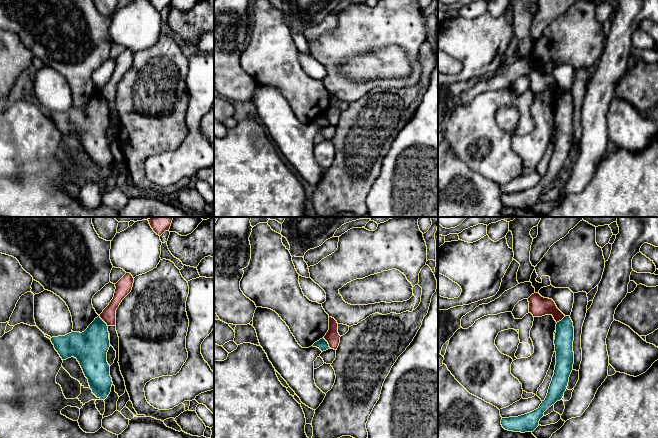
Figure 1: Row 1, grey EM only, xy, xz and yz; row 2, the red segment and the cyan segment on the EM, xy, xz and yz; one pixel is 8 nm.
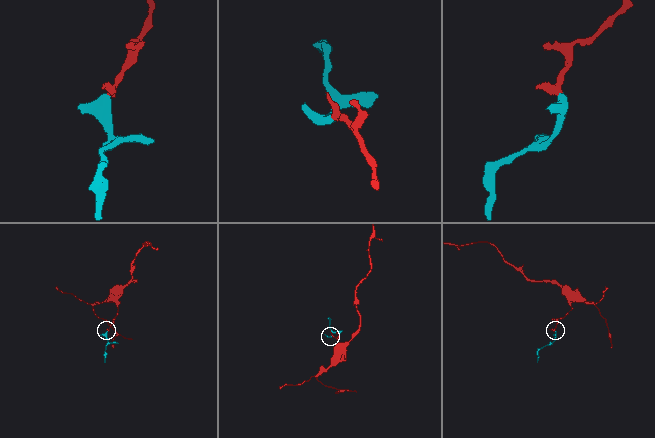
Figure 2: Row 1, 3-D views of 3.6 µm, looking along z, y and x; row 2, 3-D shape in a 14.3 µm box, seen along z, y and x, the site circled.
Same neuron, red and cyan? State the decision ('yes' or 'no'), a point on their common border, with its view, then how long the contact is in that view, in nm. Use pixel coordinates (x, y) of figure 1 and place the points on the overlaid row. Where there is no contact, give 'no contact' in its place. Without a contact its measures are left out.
no; contact xy (103, 320); length 110 nm

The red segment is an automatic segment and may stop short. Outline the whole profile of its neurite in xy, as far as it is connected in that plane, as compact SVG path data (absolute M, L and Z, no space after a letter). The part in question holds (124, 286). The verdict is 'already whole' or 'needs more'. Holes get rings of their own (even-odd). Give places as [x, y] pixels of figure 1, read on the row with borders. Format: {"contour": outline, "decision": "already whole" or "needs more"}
{"contour": "M126 273L116 284L114 297L109 305L100 314L100 318L107 326L116 326L116 310L122 300L131 292L134 278L130 273Z", "decision": "already whole"}

